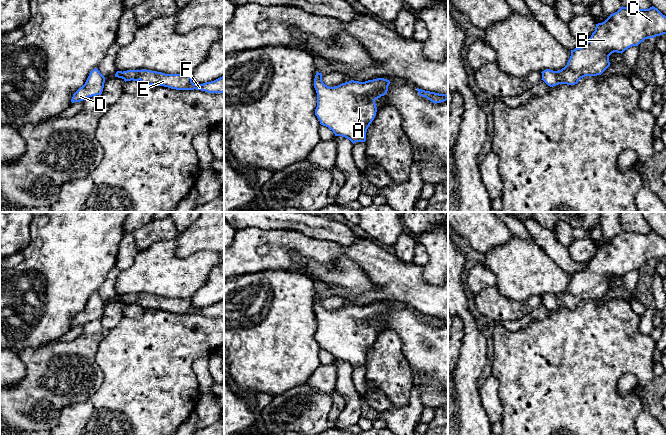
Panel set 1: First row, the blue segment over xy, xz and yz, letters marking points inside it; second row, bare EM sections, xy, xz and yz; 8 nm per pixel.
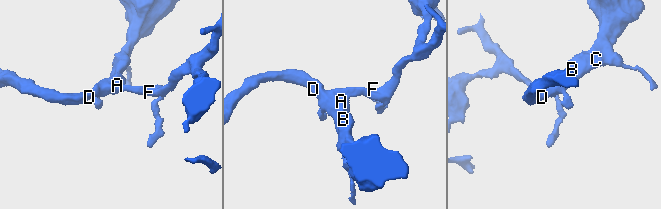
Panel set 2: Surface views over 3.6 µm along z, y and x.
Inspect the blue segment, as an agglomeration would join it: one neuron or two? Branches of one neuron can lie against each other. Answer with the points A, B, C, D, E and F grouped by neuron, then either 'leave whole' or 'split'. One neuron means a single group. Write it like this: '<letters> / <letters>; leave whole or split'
A B C D E F; leave whole

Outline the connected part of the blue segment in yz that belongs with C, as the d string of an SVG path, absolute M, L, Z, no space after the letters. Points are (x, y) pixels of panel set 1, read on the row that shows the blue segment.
M654 6L649 9L635 9L621 7L611 14L604 22L596 24L588 42L580 48L571 50L567 65L559 71L546 69L542 71L542 79L548 86L559 84L575 85L585 76L601 75L609 66L609 56L614 53L623 53L632 46L638 46L648 38L666 34L666 16Z

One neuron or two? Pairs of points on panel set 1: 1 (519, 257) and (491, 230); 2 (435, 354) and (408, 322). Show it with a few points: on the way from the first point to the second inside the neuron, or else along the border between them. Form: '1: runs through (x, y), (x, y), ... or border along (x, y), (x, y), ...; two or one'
1: border along (513, 236), (507, 242), (493, 247), (484, 254); two
2: runs through (426, 350), (412, 331); one

